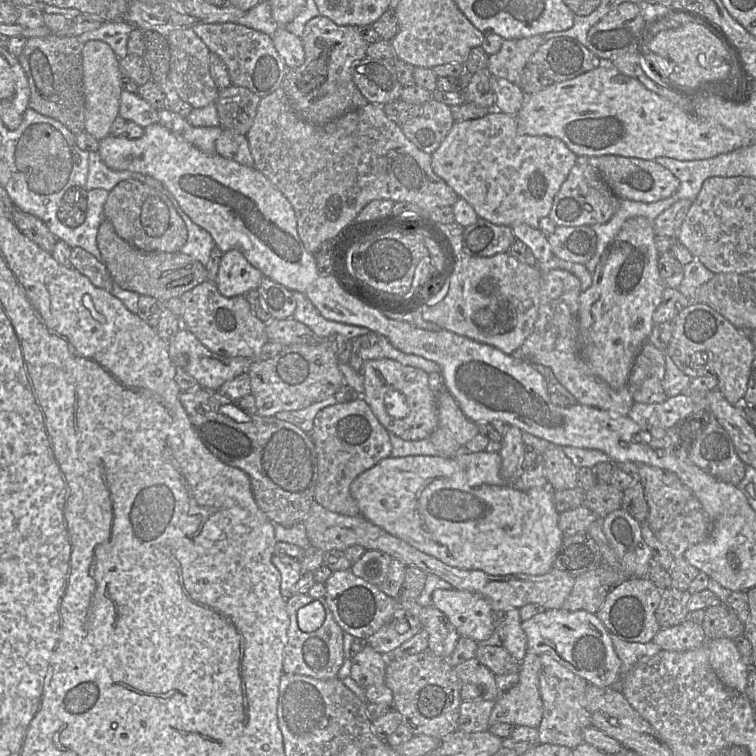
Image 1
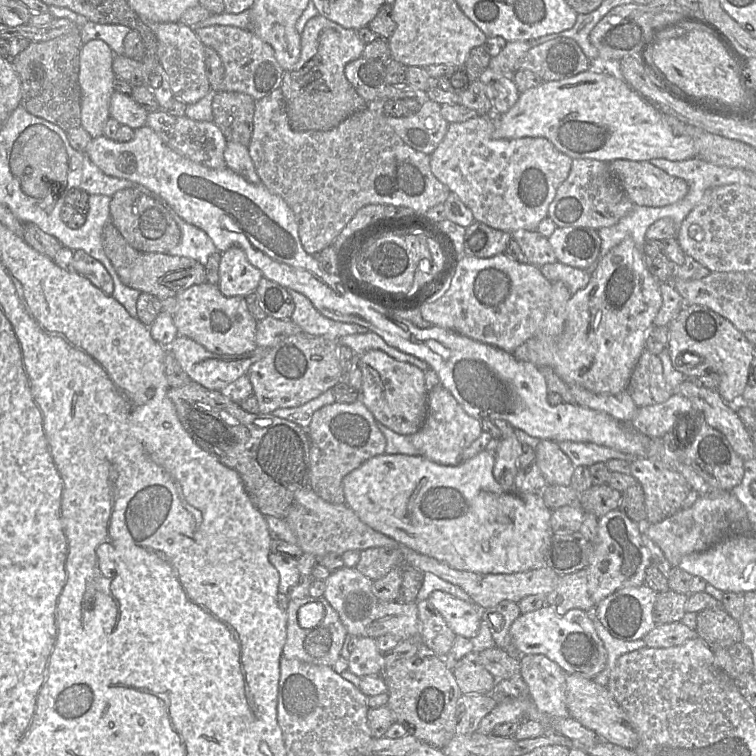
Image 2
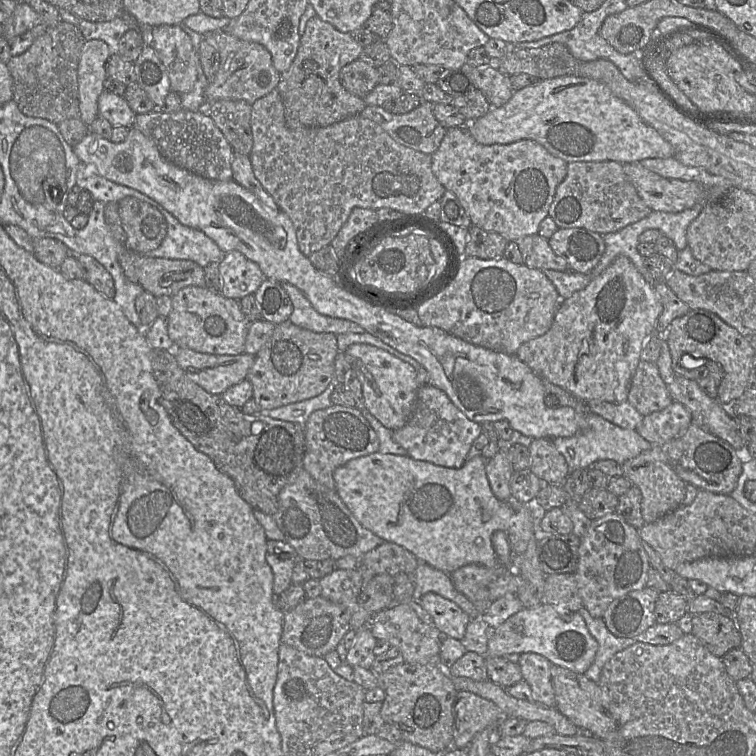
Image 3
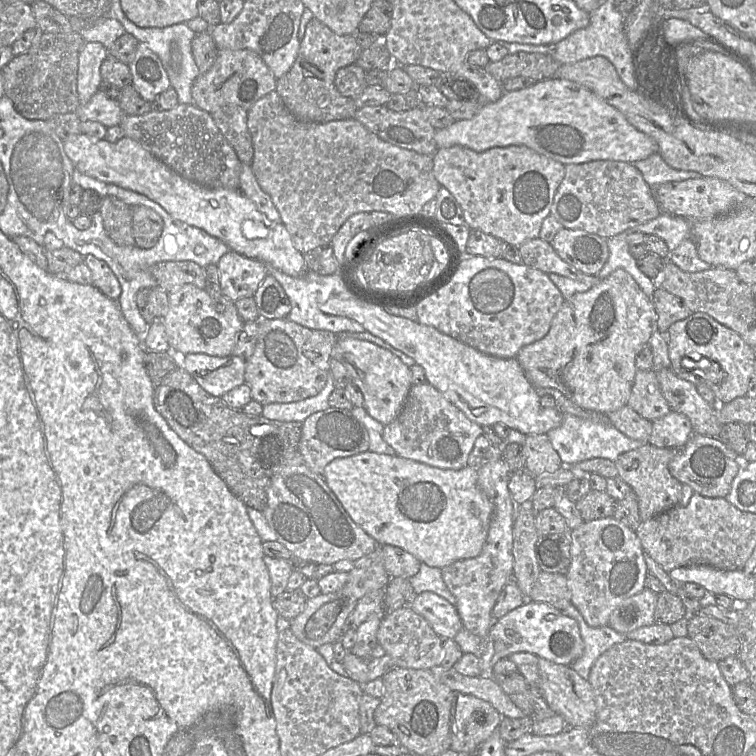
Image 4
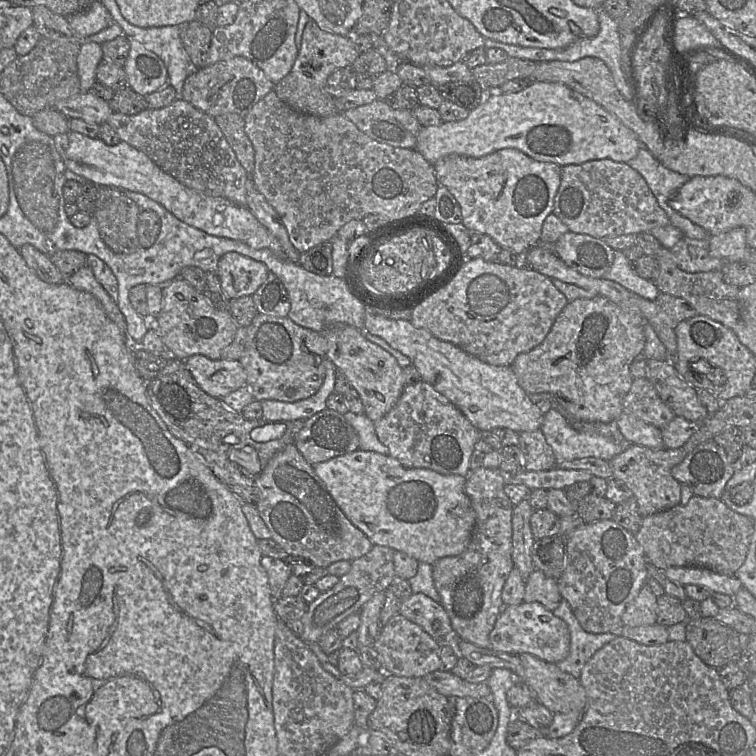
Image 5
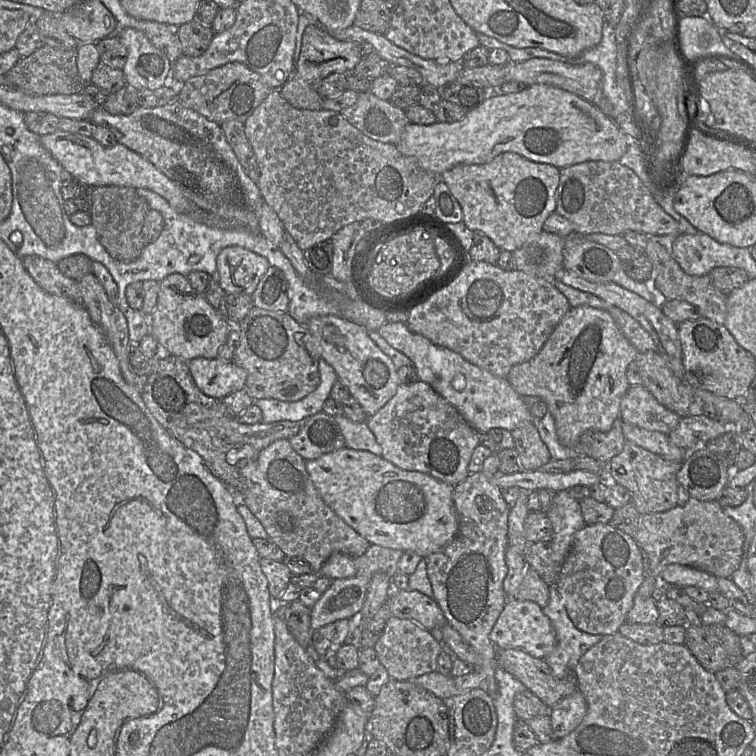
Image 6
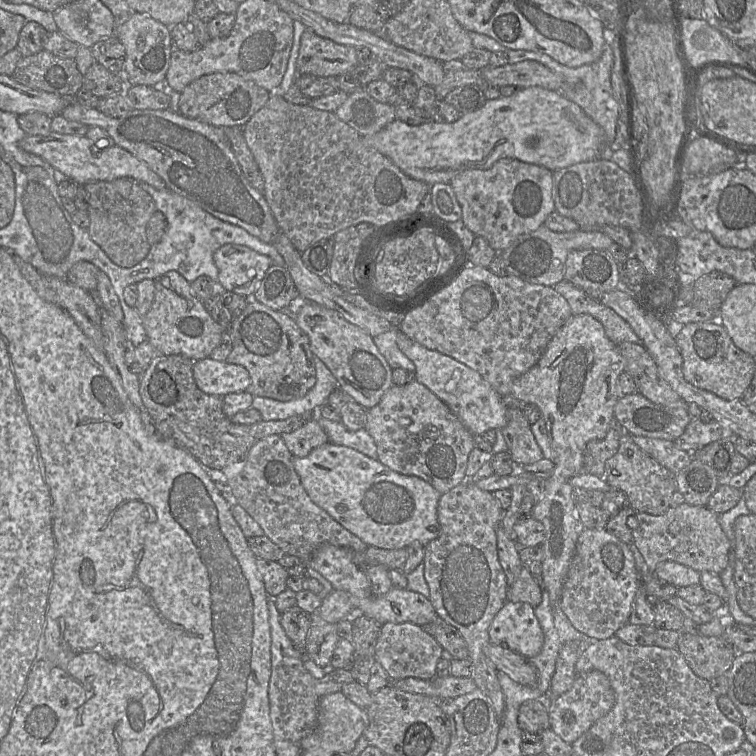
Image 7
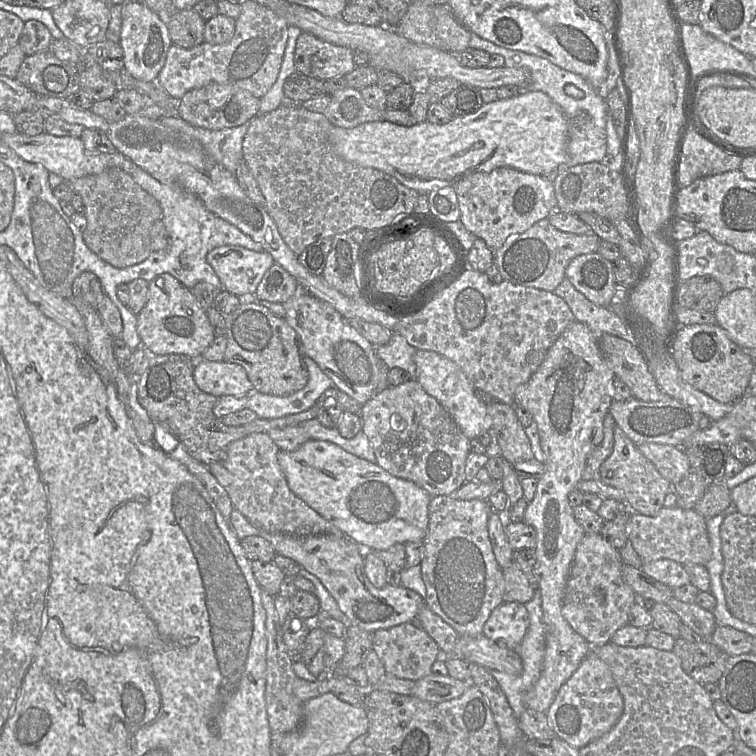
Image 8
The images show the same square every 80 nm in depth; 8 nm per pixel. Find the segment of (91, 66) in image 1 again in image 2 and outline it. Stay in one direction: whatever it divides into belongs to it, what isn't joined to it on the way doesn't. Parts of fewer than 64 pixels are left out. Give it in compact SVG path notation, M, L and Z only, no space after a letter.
M100 39L85 43L80 53L79 81L81 86L81 126L92 138L103 135L105 123L110 118L110 99L114 89L115 74L112 70L114 53Z

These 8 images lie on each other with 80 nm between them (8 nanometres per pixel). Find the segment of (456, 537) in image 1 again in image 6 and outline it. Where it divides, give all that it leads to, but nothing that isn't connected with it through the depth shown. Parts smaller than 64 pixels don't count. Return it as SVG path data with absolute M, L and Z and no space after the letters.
M344 447L306 461L307 472L323 501L370 544L413 551L423 558L449 544L458 531L458 515L453 501L453 485L429 474L402 470L369 451Z

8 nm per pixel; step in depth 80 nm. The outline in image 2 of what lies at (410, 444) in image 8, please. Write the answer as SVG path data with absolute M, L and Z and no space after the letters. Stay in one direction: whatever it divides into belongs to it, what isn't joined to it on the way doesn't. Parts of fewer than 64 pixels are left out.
M442 386L427 394L427 413L421 428L414 434L405 435L425 458L446 466L458 465L463 461L463 452L482 433L481 422L470 417L452 394Z

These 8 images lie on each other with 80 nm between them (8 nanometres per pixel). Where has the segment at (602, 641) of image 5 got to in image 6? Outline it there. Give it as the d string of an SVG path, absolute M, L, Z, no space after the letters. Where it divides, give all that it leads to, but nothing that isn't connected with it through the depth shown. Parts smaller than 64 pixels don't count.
M556 582L550 585L549 603L542 610L556 632L556 646L543 660L556 678L573 678L580 658L603 636L588 634L575 627L566 611L564 599L556 589Z

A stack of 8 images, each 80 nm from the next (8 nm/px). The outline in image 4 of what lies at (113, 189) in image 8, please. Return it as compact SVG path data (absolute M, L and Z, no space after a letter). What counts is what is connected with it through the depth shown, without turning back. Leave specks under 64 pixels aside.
M114 196L101 198L99 209L107 235L118 245L135 244L131 207Z

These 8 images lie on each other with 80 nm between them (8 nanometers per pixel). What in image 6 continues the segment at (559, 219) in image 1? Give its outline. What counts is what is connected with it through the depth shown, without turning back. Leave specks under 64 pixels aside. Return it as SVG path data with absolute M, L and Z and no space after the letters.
M585 161L561 168L555 211L573 224L577 234L623 235L627 230L647 235L677 236L681 234L679 223L657 203L636 173L618 161Z

